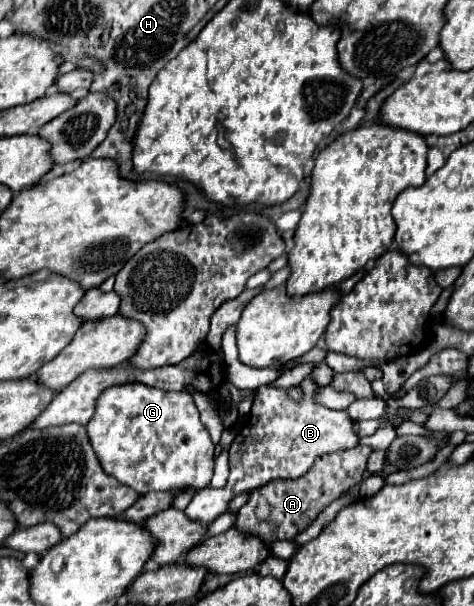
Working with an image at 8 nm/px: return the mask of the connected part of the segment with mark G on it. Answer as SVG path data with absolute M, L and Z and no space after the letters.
M124 383L120 387L110 387L108 391L104 391L104 395L100 395L100 401L96 403L96 415L90 419L90 423L86 425L88 427L88 435L92 439L92 445L94 445L94 451L96 455L100 455L100 463L104 467L104 471L108 471L108 475L116 477L120 483L136 489L136 491L142 491L142 493L148 493L148 491L172 491L172 489L204 489L210 485L210 479L212 479L212 471L214 471L214 443L210 439L210 433L206 431L206 427L200 423L198 419L198 409L194 405L194 399L192 395L184 393L184 395L176 395L176 391L152 391L152 387L140 387L140 383Z

